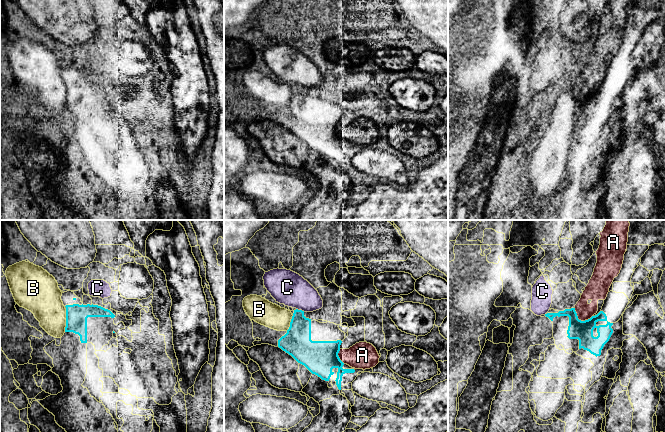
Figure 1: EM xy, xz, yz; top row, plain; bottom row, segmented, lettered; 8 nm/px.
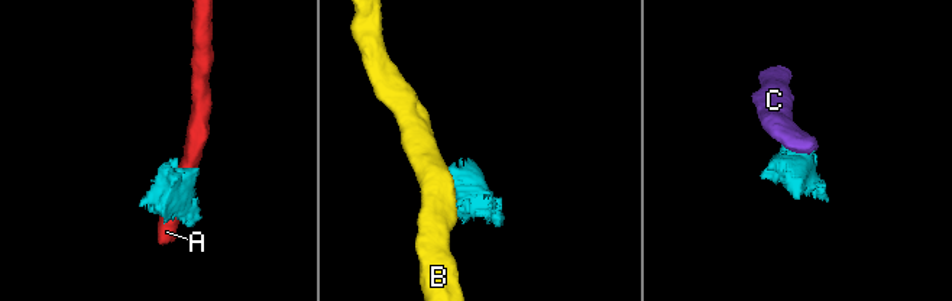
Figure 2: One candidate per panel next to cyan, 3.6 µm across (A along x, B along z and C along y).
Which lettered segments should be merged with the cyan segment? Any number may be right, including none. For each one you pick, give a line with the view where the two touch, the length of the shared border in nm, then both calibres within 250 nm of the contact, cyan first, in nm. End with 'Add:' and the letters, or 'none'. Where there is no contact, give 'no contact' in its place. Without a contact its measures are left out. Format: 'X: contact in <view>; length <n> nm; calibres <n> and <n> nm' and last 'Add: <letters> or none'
Add: none

